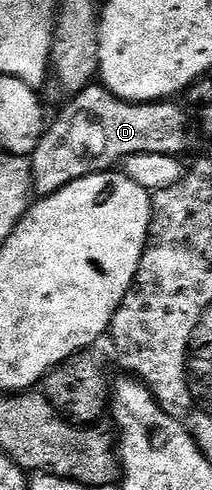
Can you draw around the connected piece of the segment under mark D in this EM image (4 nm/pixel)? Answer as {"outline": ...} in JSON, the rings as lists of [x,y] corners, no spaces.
{"outline":[[[93,83],[81,93],[75,94],[72,101],[56,118],[51,118],[45,128],[36,150],[30,154],[31,192],[37,198],[54,195],[62,187],[92,173],[103,173],[119,166],[125,158],[153,152],[154,155],[175,157],[182,154],[188,145],[188,125],[184,113],[171,100],[166,101],[123,101],[99,83]]]}

